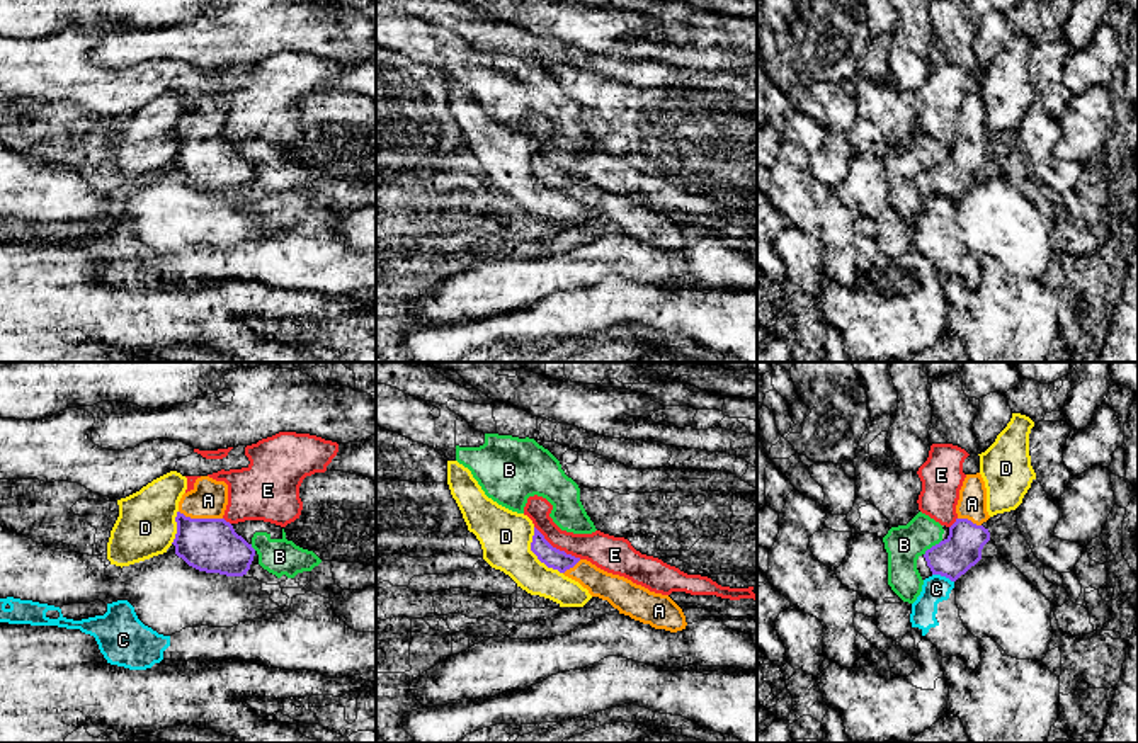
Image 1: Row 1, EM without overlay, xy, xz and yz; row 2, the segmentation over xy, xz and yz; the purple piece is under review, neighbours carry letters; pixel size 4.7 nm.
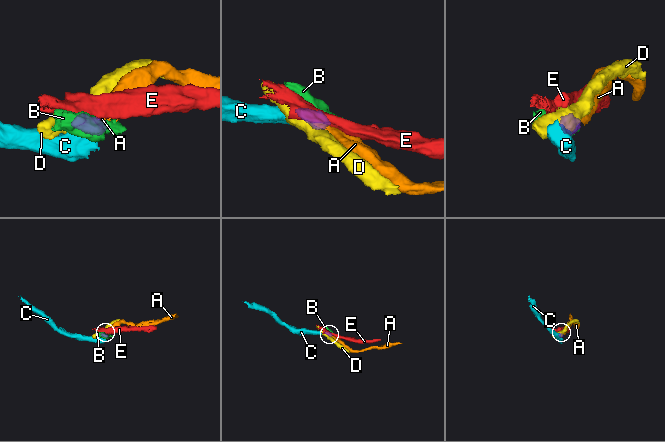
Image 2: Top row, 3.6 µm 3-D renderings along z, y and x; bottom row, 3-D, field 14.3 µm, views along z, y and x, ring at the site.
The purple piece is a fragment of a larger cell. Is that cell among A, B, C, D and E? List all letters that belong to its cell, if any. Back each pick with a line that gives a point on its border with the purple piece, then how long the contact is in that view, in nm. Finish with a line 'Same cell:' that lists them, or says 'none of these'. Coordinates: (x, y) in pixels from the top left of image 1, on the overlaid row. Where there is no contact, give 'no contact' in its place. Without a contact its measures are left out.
A: xy (201, 519) | 220 nm
Same cell: A

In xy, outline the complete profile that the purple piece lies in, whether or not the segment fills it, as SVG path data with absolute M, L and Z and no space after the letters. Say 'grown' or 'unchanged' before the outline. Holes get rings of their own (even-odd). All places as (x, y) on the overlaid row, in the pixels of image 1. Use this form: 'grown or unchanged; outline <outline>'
grown; outline M209 476L197 478L194 488L184 493L179 502L177 534L172 544L175 554L199 571L243 576L250 570L255 549L223 519L226 505L228 485L225 481Z

